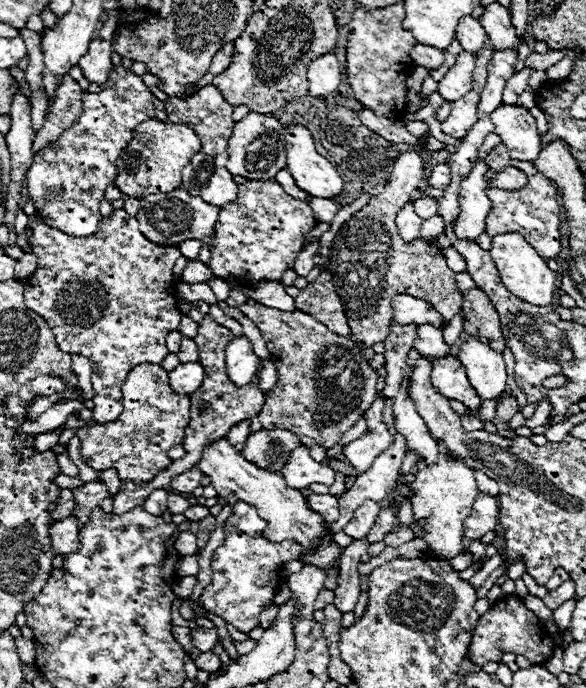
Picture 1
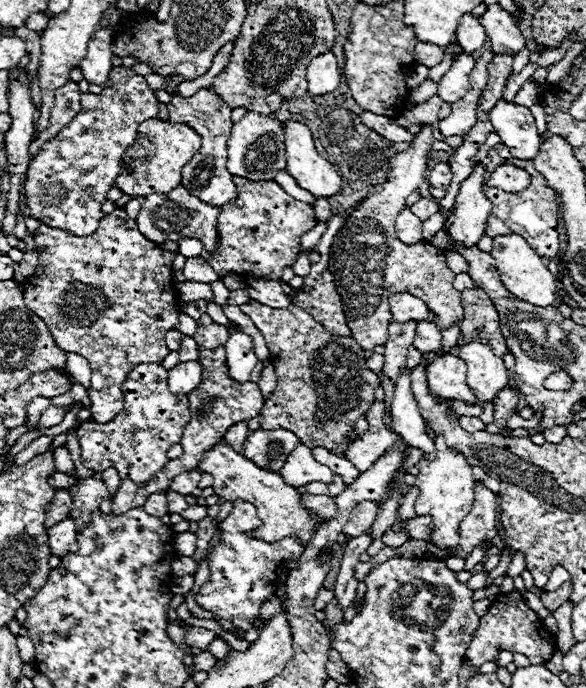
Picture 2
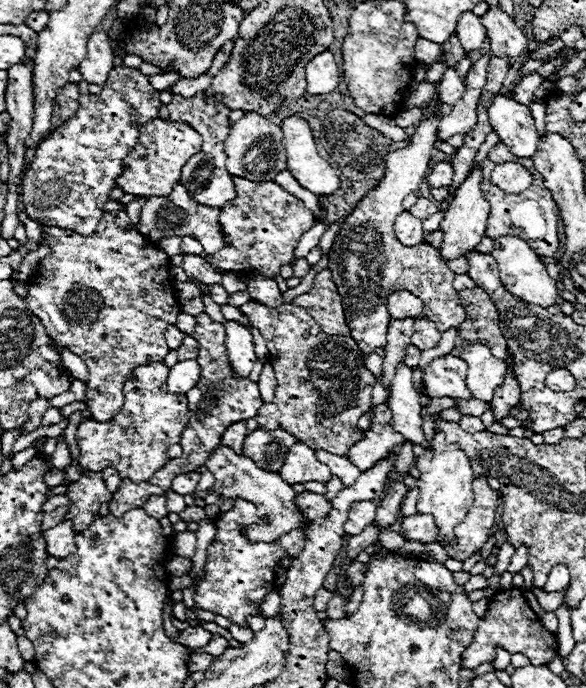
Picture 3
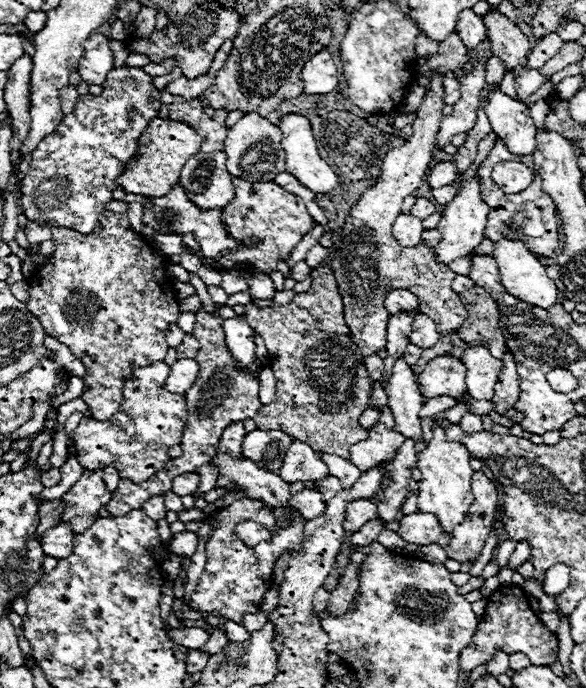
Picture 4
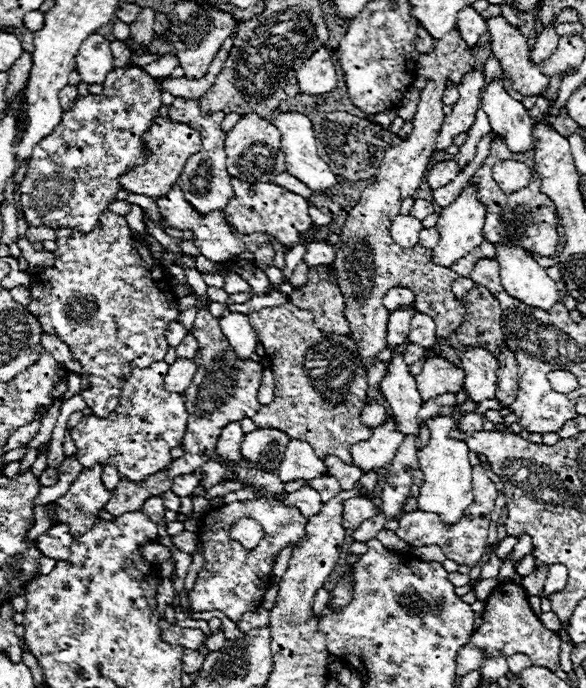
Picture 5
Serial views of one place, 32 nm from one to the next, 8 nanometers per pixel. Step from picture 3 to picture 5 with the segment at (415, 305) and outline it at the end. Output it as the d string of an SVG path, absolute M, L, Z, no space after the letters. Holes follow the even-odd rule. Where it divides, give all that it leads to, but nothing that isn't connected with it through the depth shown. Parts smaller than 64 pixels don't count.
M390 288L390 296L384 296L384 306L388 312L394 312L400 306L414 306L416 298L408 288Z

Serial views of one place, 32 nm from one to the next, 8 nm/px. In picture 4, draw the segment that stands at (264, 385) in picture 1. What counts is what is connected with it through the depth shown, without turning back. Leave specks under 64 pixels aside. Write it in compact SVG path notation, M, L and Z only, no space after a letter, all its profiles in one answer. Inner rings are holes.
M264 366L260 372L260 402L270 404L274 400L274 390L276 390L276 378L270 366Z

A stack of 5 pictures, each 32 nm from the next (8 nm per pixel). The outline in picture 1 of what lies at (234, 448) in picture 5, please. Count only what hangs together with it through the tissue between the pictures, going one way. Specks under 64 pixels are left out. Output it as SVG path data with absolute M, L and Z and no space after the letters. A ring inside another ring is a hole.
M242 420L240 424L236 424L236 426L232 426L232 428L228 430L226 438L230 440L230 444L232 444L236 450L242 450L250 434L252 434L252 432L250 432L250 420Z

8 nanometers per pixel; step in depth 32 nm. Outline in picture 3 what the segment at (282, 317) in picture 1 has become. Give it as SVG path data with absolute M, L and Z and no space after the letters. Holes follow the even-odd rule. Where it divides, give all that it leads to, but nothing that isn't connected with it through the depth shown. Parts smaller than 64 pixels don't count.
M254 300L240 308L254 328L266 332L270 364L278 380L274 400L264 404L256 416L260 430L286 430L314 450L324 448L332 454L346 456L348 448L364 438L356 422L370 410L372 388L376 384L374 374L364 366L364 354L356 340L322 332L316 320L294 304L280 308L260 306L260 314L258 302Z

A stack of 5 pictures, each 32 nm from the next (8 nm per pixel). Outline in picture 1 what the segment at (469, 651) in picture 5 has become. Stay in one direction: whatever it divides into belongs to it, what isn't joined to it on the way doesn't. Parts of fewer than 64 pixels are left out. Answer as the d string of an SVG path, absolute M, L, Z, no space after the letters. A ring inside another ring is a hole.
M506 596L494 602L490 612L480 616L480 624L476 626L470 644L470 658L474 664L484 666L486 662L500 662L502 654L520 654L526 656L532 664L542 664L552 656L552 650L554 640L546 632L542 622L536 618L536 614L530 612L518 596Z

